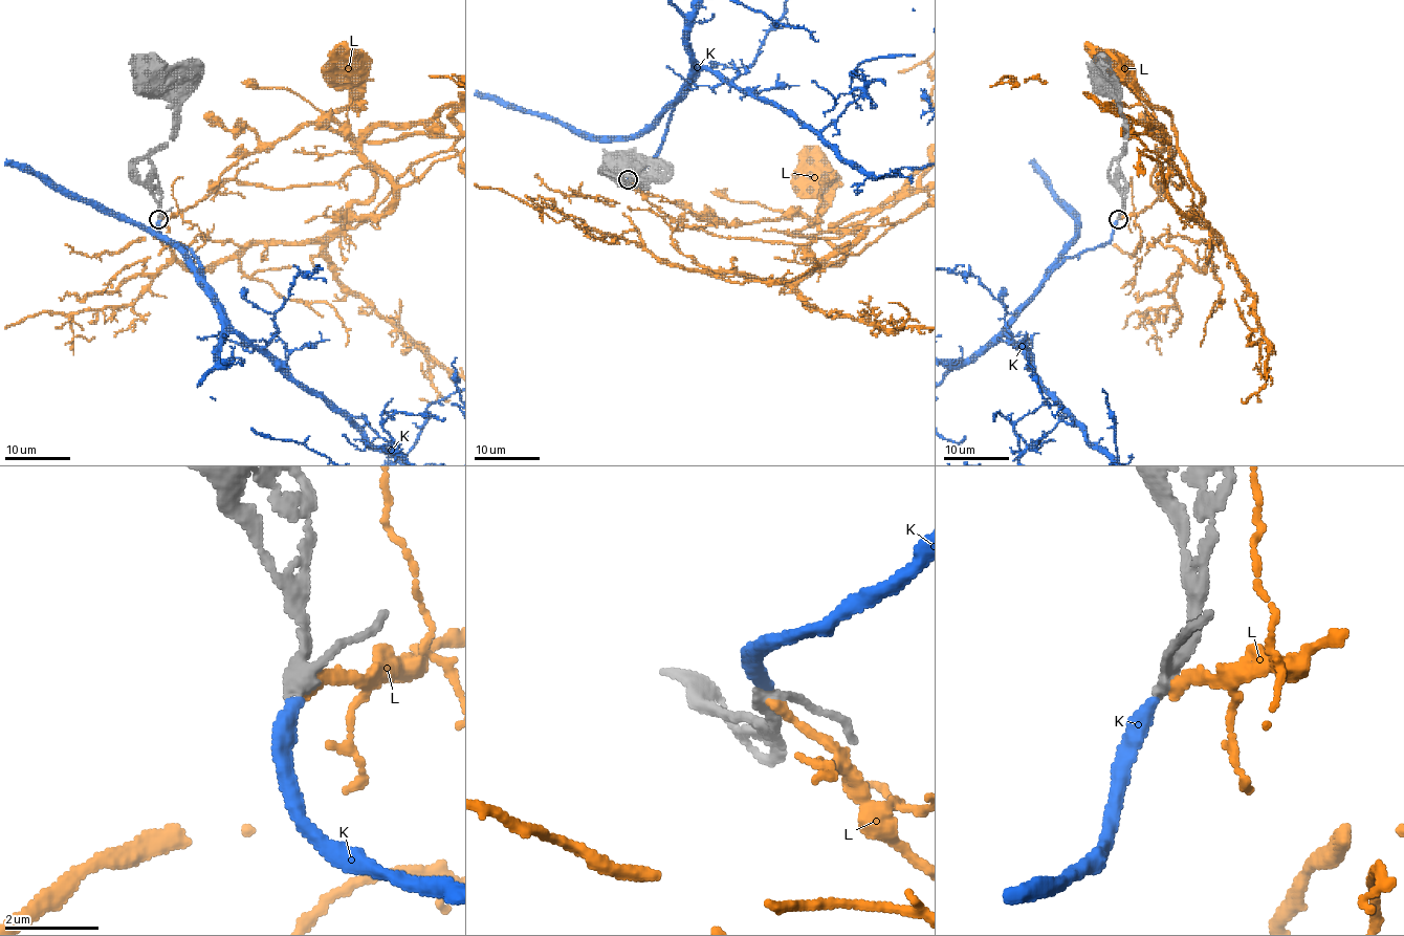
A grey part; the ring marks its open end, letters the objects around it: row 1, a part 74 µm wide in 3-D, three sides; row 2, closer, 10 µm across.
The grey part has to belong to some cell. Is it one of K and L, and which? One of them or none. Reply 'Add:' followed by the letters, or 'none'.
Add: K

